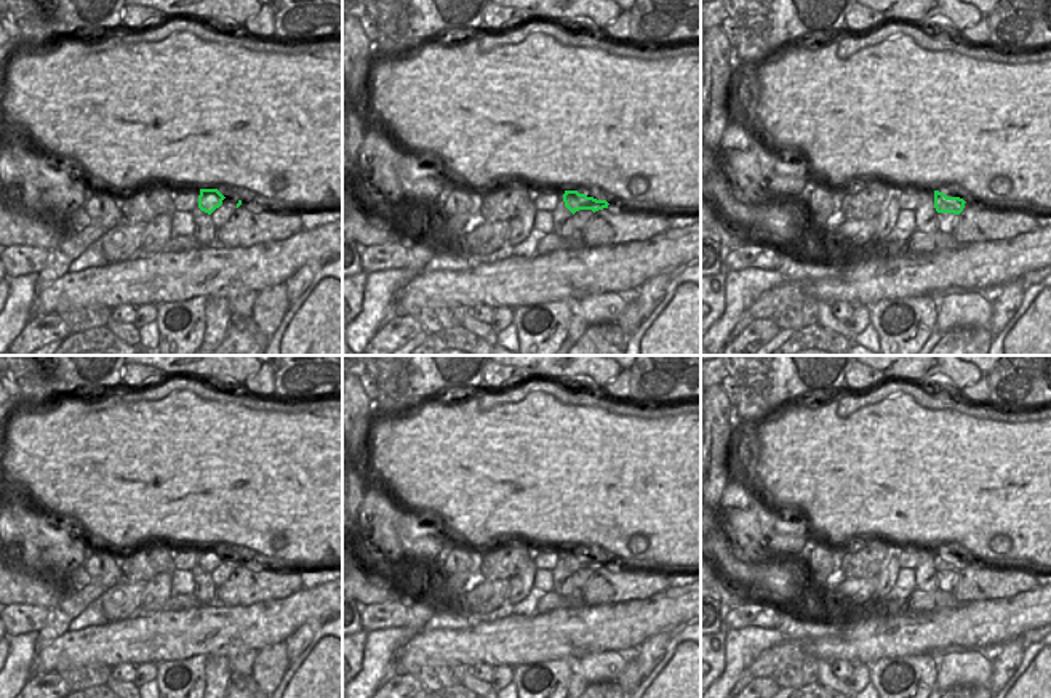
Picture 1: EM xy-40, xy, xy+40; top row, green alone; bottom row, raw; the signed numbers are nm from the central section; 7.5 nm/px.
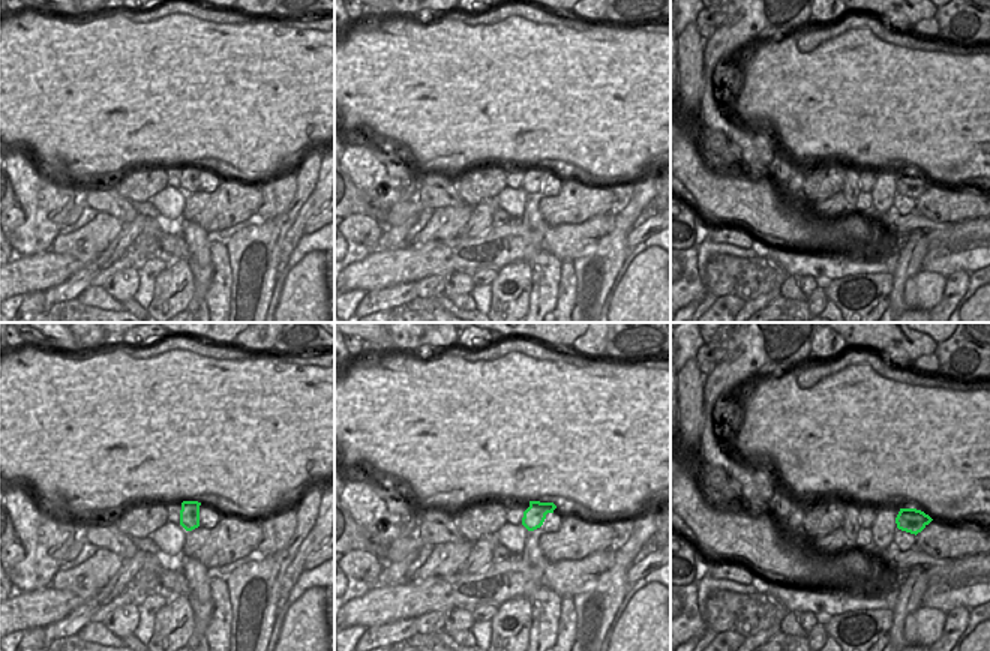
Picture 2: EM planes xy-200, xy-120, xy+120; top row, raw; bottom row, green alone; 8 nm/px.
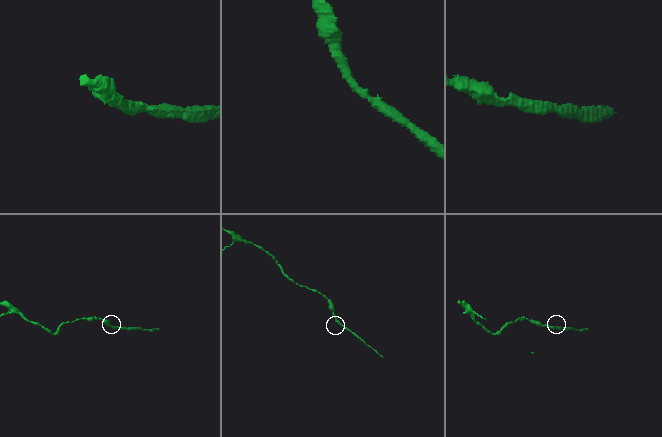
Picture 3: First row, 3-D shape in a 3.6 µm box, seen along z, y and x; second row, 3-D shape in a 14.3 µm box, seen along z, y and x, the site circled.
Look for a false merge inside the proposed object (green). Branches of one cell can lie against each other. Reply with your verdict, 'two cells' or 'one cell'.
one cell

